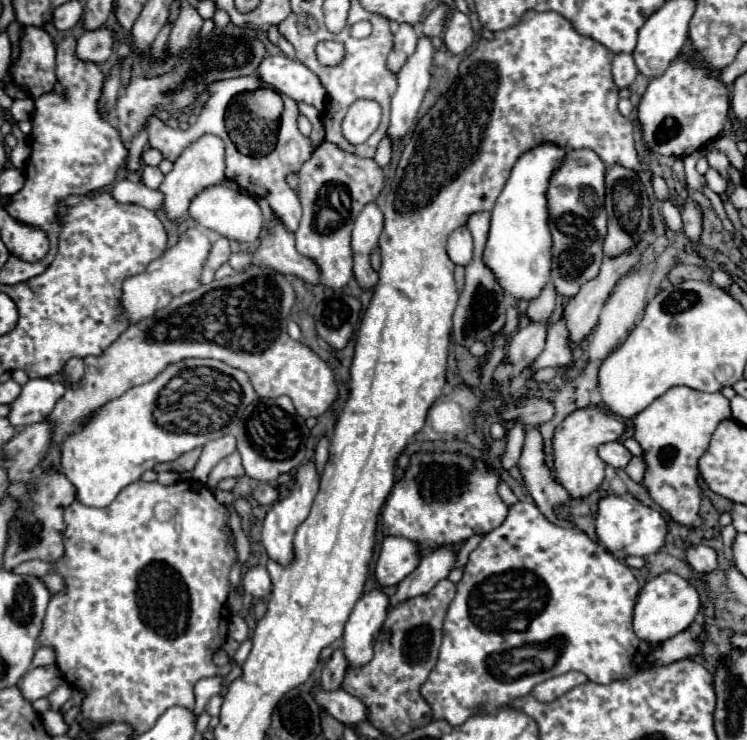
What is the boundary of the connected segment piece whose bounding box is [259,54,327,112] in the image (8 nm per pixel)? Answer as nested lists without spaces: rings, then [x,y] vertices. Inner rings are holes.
[[[267,56],[259,66],[259,78],[275,88],[279,94],[315,106],[319,112],[327,106],[327,90],[319,76],[313,74],[303,62],[281,56]]]

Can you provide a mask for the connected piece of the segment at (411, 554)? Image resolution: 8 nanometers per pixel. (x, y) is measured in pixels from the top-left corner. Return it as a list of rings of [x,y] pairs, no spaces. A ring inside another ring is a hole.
[[[385,536],[381,554],[377,560],[377,580],[383,588],[399,584],[407,574],[411,574],[421,560],[421,548],[417,542],[403,536]]]

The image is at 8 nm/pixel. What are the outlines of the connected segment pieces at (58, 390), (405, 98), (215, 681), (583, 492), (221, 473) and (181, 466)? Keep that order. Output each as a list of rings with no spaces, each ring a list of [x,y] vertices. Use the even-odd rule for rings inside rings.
[[[45,378],[29,380],[21,396],[11,404],[11,414],[9,414],[11,424],[17,430],[21,430],[23,426],[45,420],[51,414],[55,402],[63,394],[65,394],[65,386],[59,382],[51,382]]]
[[[421,36],[415,52],[407,58],[399,70],[399,86],[391,102],[391,122],[387,134],[393,142],[403,138],[417,118],[417,110],[429,86],[429,68],[433,62],[435,48],[429,36]]]
[[[216,676],[199,680],[194,686],[195,706],[194,714],[198,717],[206,707],[206,704],[211,699],[211,696],[218,694],[219,688],[222,688],[221,683],[225,676]]]
[[[587,406],[581,410],[571,412],[557,428],[553,438],[553,452],[555,452],[555,476],[563,482],[563,488],[573,498],[585,498],[591,490],[597,490],[605,476],[605,462],[599,458],[597,448],[607,442],[617,442],[625,434],[625,424],[609,414],[603,408]]]
[[[233,452],[229,456],[225,456],[209,474],[209,480],[207,480],[207,486],[215,486],[219,480],[223,478],[241,478],[245,476],[245,470],[241,466],[241,456],[239,452]]]
[[[195,448],[183,456],[179,456],[175,462],[167,462],[167,464],[157,464],[153,470],[155,472],[163,472],[163,470],[173,470],[173,472],[187,472],[187,470],[193,470],[197,460],[199,460],[199,454],[201,454],[201,448]]]

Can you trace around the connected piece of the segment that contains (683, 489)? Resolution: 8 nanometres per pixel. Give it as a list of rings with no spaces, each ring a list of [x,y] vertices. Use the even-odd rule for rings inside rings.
[[[675,386],[663,398],[657,398],[647,410],[633,418],[635,440],[645,450],[645,486],[651,498],[669,512],[669,516],[683,526],[699,526],[699,470],[697,462],[709,446],[715,426],[731,416],[729,400],[721,392],[697,392],[689,386]]]

